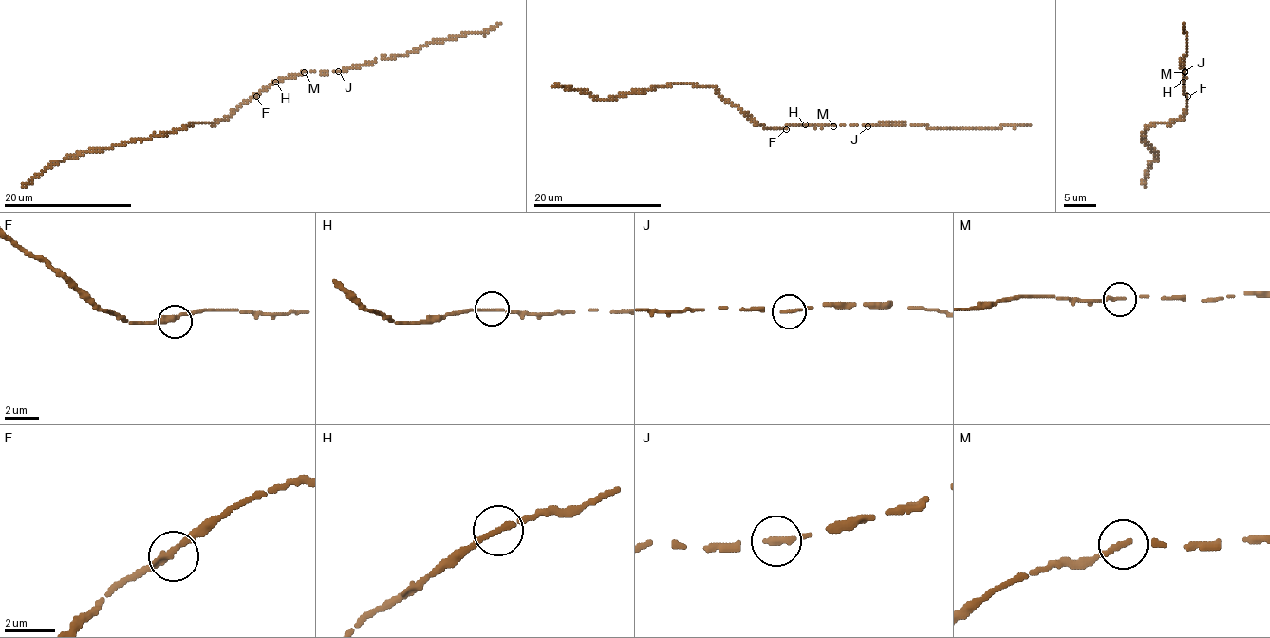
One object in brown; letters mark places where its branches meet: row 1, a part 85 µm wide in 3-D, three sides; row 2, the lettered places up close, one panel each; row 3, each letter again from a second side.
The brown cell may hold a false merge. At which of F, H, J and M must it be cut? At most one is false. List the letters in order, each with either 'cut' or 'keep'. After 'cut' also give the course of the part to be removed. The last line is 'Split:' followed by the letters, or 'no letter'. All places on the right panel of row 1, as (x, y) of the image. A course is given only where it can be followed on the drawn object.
F: keep
H: keep
J: keep
M: keep
Split: no letter

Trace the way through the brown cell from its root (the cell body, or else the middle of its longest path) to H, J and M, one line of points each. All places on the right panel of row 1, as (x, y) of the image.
H: (1185, 95), (1183, 82)
J: (1185, 95), (1183, 88), (1185, 70)
M: (1185, 95), (1183, 88), (1185, 72)

